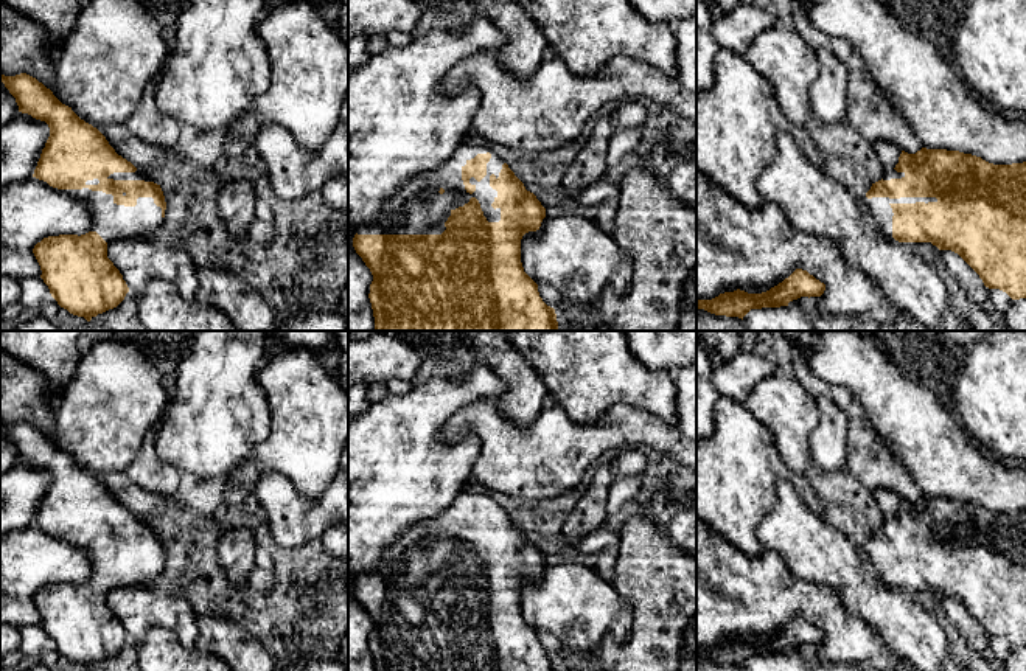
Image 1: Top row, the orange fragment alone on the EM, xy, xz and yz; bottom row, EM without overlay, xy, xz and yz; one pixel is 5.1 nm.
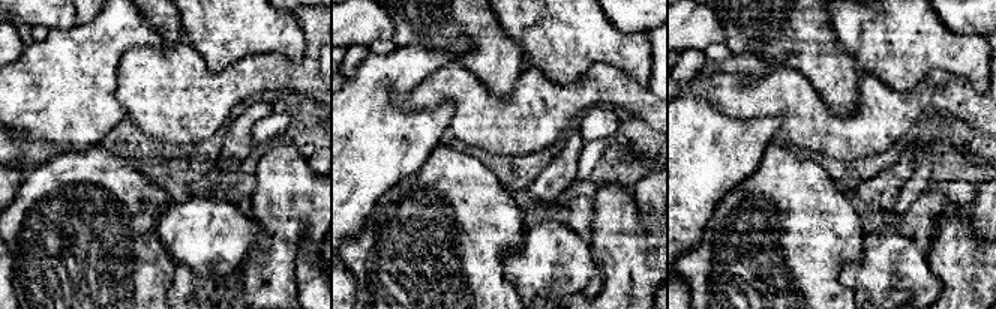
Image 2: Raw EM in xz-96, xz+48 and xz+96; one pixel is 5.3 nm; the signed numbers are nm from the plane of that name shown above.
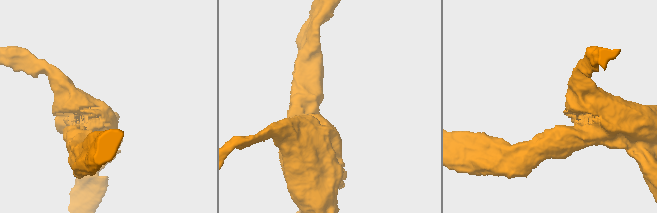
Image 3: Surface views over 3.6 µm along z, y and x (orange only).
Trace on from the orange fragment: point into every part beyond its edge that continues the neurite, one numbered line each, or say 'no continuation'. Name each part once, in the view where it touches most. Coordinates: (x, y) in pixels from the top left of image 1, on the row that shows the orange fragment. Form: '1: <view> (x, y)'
1: xz (417, 208)

